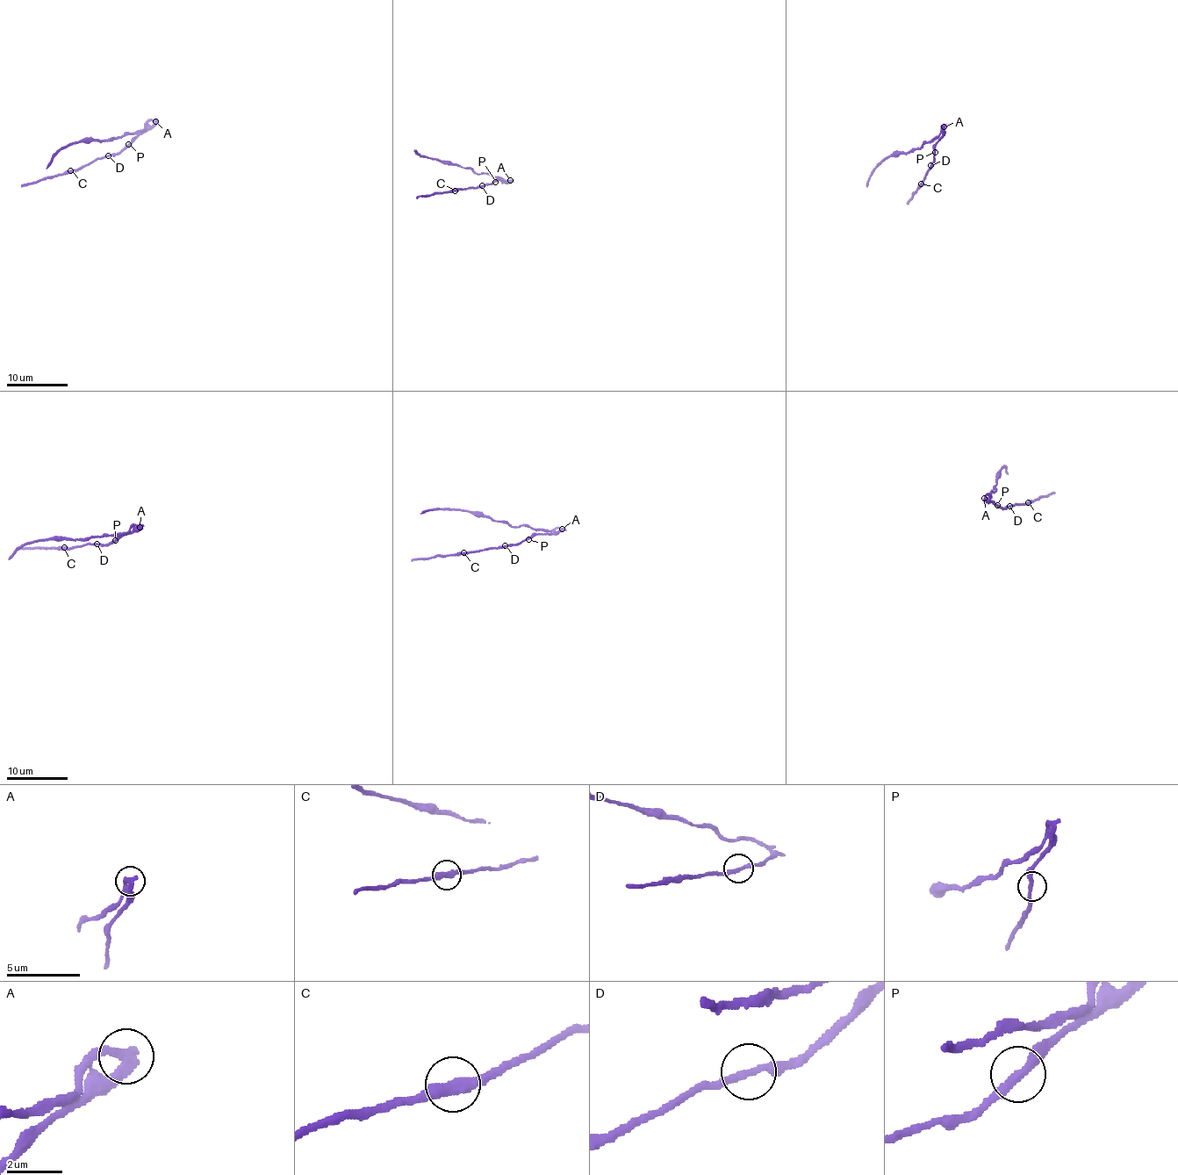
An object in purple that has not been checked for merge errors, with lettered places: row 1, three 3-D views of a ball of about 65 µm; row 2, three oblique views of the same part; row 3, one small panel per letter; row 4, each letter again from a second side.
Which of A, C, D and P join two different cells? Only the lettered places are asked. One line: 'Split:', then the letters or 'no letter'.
Split: A

